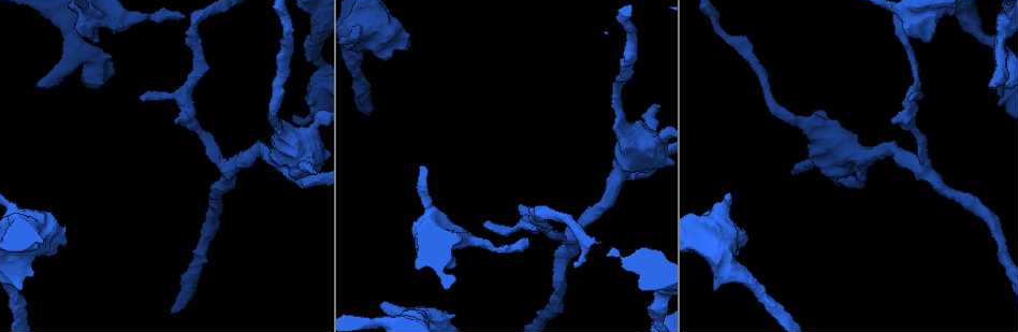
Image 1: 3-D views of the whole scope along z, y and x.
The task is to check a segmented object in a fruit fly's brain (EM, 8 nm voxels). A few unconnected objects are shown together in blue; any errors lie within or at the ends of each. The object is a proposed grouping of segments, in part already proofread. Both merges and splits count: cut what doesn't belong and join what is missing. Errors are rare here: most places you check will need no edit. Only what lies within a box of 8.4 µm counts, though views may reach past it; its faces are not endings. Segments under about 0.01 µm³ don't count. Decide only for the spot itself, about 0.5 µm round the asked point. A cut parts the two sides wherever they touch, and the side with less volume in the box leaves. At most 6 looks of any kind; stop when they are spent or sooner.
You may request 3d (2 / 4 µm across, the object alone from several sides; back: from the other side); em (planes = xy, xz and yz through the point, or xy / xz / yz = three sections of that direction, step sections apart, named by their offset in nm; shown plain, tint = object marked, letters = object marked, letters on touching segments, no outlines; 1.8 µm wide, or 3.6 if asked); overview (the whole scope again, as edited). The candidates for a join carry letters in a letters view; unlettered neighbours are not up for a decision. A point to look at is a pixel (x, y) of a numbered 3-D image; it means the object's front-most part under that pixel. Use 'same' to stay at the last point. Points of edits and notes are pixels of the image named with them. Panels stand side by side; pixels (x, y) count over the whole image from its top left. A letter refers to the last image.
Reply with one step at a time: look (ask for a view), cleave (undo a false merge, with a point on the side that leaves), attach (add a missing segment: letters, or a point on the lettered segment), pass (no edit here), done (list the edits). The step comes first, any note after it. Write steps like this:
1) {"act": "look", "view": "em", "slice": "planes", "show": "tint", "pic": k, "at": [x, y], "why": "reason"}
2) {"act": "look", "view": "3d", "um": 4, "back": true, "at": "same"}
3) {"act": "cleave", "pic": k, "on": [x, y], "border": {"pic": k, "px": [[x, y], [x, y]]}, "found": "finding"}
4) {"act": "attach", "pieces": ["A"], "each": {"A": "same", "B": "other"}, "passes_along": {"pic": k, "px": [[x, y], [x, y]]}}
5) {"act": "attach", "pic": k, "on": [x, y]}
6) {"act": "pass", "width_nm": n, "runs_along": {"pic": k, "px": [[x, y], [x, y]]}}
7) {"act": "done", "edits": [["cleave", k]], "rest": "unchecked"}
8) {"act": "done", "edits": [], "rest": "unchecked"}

{"act": "look", "view": "3d", "um": 4, "pic": 1, "at": [311, 103], "why": "free end"}

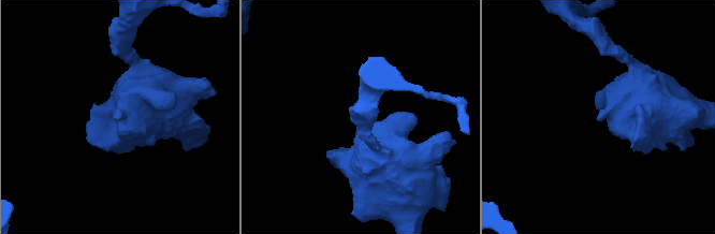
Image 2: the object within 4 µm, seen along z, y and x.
{"act": "look", "view": "em", "um": 3.6, "slice": "planes", "show": "letters", "pic": 2, "at": [121, 118], "why": "shape alone is not enough"}

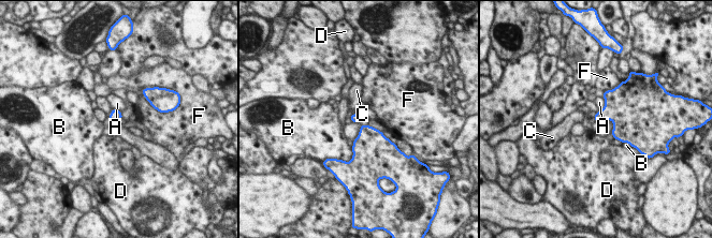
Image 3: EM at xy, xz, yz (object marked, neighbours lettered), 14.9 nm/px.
{"act": "pass", "each": {"A": "other", "B": "other", "C": "other", "D": "other", "F": "other"}, "border": {"pic": 3, "px": [[113, 108], [109, 114]]}, "found": "no lettered segment goes on from it"}

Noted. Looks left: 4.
{"act": "look", "view": "3d", "um": 2, "pic": 1, "at": [382, 308], "why": "an open end"}

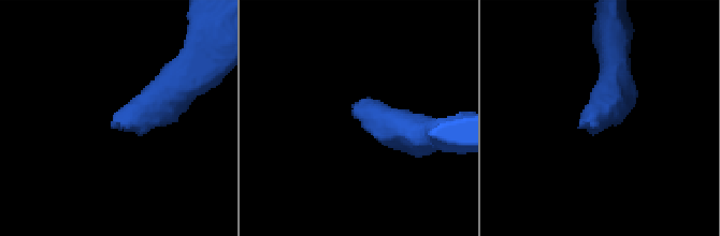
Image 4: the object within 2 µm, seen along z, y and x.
{"act": "look", "view": "em", "slice": "xy", "step": 8, "show": "tint", "pic": 4, "at": [112, 125]}

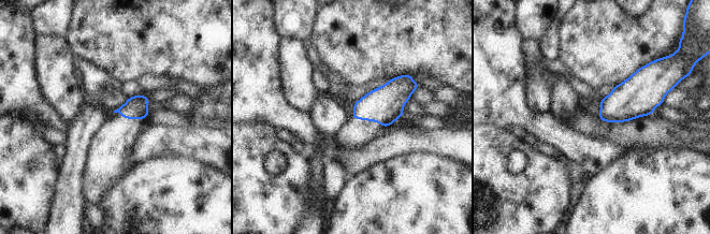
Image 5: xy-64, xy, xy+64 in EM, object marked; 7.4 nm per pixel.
{"act": "look", "view": "em", "slice": "planes", "show": "letters", "at": "same"}

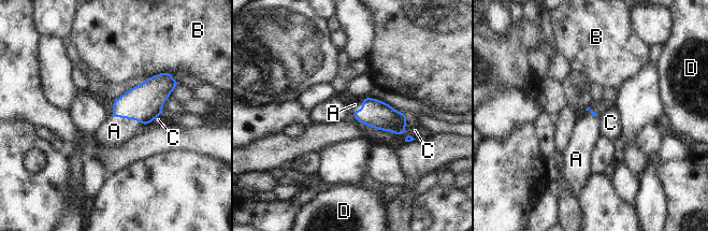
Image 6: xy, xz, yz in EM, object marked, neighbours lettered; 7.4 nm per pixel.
{"act": "attach", "pic": 6, "on": [114, 131], "each": {"A": "same", "B": "other", "C": "other", "D": "other"}, "found": "the neuron continues"}

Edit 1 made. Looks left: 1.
{"act": "done", "edits": [["attach", 6]], "rest": "unchecked"}

